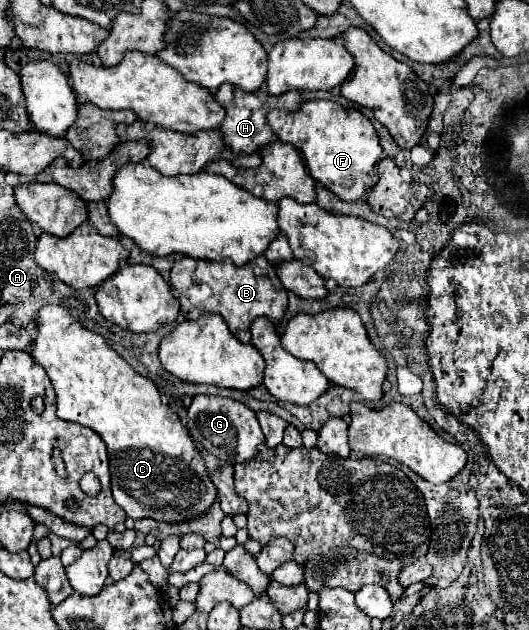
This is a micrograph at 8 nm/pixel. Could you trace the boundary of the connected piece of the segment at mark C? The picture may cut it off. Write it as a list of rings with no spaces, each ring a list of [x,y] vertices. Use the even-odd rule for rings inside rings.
[[[43,306],[37,314],[37,330],[39,334],[33,342],[31,354],[53,382],[57,392],[57,416],[87,426],[103,438],[109,452],[113,498],[129,518],[151,518],[169,524],[187,522],[195,520],[195,516],[203,516],[211,504],[219,502],[217,488],[211,482],[201,452],[195,448],[181,418],[161,402],[159,390],[151,380],[135,372],[113,348],[107,346],[103,336],[73,320],[63,306]]]

